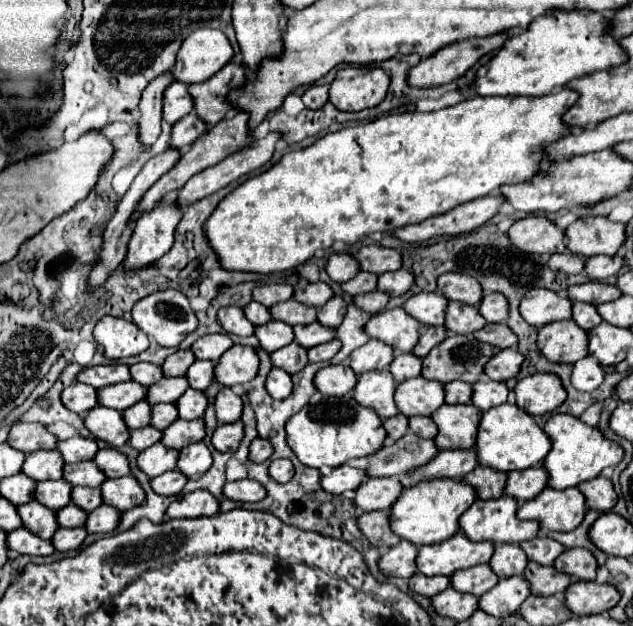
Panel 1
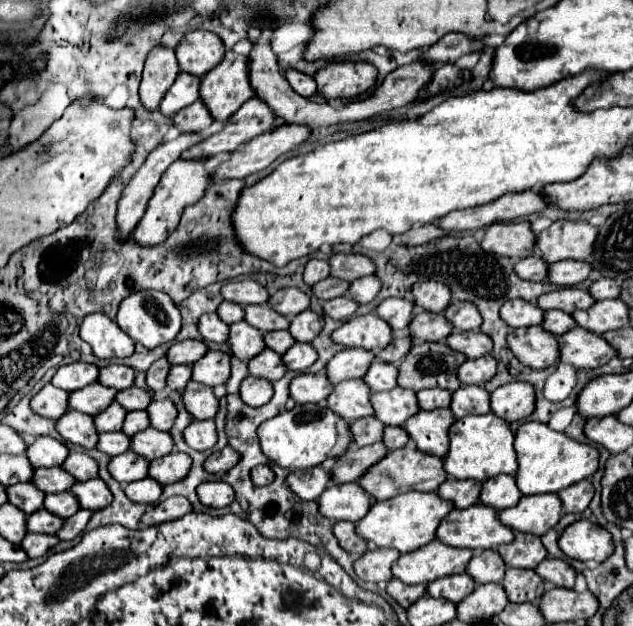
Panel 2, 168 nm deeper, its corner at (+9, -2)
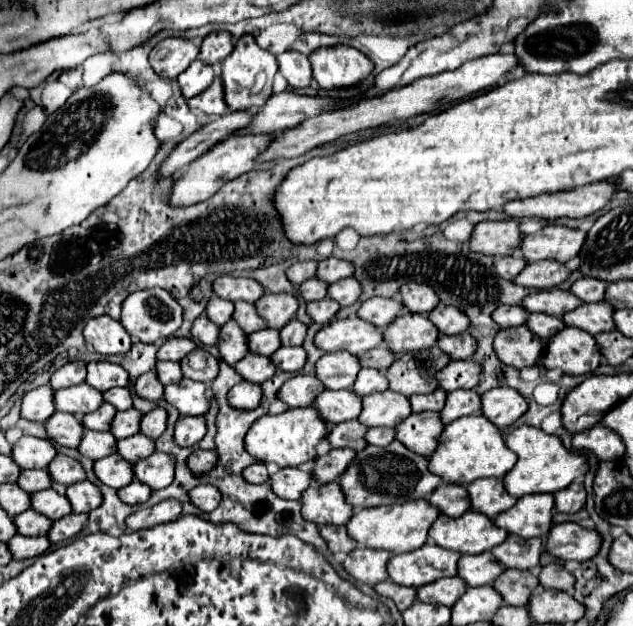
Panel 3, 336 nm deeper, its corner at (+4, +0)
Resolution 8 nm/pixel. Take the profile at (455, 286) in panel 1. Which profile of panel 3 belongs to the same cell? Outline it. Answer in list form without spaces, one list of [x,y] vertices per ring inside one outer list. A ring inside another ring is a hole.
[[[405,283],[399,293],[401,293],[403,305],[413,313],[427,315],[439,305],[439,297],[425,283]]]

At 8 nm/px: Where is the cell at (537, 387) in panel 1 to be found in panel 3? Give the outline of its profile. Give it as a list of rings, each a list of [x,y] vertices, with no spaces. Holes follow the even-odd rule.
[[[499,387],[483,393],[481,403],[483,403],[483,415],[497,427],[513,425],[529,407],[525,397],[519,395],[519,391],[507,387]]]

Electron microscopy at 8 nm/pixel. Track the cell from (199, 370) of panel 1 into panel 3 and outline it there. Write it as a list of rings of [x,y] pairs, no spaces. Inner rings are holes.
[[[171,361],[157,363],[157,373],[159,373],[159,381],[163,385],[171,385],[171,383],[177,383],[177,381],[183,379],[181,365],[179,363],[171,363]]]

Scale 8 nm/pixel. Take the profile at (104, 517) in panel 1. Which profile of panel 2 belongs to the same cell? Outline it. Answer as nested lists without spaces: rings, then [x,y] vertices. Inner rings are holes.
[[[80,509],[74,517],[64,521],[64,525],[58,531],[58,539],[60,541],[72,541],[74,537],[78,537],[84,531],[86,523],[90,521],[90,517],[92,517],[92,513],[88,509]]]

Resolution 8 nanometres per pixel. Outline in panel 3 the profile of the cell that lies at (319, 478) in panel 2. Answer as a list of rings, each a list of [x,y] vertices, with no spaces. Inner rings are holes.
[[[291,467],[279,469],[271,475],[271,487],[283,499],[301,499],[303,491],[307,491],[313,485],[313,481],[313,473]]]

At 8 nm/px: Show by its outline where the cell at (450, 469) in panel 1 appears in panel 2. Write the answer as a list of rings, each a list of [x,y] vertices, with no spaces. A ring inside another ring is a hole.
[[[408,443],[402,449],[394,449],[388,451],[388,455],[384,459],[380,459],[378,463],[374,463],[374,467],[370,467],[366,471],[366,475],[362,475],[362,479],[356,479],[356,483],[374,499],[374,501],[386,501],[392,499],[400,493],[408,493],[408,491],[420,491],[420,493],[430,493],[436,491],[440,483],[444,483],[446,479],[446,471],[442,469],[442,459],[434,457],[434,455],[424,455],[422,451],[416,451],[412,443]]]

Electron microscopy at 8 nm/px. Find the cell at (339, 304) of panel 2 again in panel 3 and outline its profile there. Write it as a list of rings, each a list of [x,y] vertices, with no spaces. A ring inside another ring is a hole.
[[[329,297],[323,301],[307,303],[307,313],[313,317],[315,323],[329,323],[337,315],[339,309],[341,309],[341,305]]]

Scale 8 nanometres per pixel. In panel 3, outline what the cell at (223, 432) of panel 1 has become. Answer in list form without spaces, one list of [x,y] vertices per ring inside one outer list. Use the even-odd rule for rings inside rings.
[[[181,417],[175,425],[175,441],[181,447],[191,447],[199,443],[207,433],[205,417]]]

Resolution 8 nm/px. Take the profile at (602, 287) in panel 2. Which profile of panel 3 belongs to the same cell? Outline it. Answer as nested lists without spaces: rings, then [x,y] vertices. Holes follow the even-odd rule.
[[[583,277],[579,281],[575,281],[571,285],[571,293],[575,293],[581,301],[585,303],[595,303],[595,301],[603,301],[605,297],[605,289],[607,283],[599,281],[599,279],[591,279],[591,277]]]

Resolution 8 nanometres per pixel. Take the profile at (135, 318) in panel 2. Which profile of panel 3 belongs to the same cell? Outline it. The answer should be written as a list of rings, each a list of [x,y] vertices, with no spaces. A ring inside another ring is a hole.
[[[161,287],[135,291],[123,301],[121,323],[141,343],[169,339],[181,327],[181,305]]]

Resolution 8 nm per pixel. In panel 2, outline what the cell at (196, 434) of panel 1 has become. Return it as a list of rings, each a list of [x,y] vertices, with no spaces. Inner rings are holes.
[[[148,427],[146,431],[136,433],[130,439],[130,451],[140,455],[146,461],[154,461],[166,453],[170,453],[174,447],[170,433],[166,431],[158,431],[154,427]]]

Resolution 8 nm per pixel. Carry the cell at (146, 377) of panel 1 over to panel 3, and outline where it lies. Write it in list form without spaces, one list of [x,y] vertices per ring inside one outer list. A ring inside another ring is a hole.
[[[97,361],[87,365],[87,383],[95,389],[109,391],[113,387],[125,387],[129,383],[129,373],[117,363]]]

